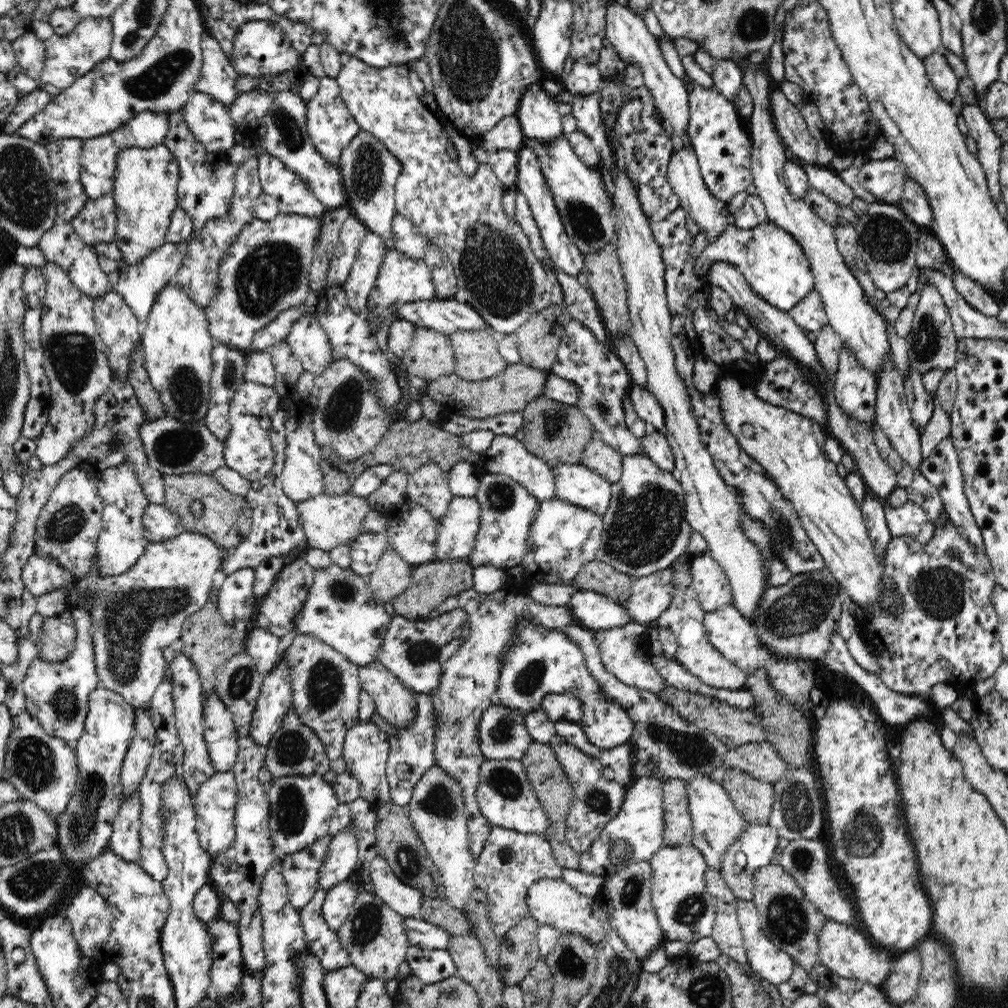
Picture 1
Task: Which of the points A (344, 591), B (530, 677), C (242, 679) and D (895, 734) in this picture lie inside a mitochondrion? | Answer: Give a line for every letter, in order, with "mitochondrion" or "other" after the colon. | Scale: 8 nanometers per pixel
A: mitochondrion
B: mitochondrion
C: mitochondrion
D: other

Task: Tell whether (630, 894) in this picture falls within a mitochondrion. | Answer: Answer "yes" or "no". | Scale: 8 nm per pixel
yes

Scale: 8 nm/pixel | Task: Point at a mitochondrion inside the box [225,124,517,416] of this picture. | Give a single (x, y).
(271, 270)

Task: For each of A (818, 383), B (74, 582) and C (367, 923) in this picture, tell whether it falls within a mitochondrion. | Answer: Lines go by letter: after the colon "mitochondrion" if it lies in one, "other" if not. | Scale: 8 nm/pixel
A: other
B: other
C: mitochondrion

